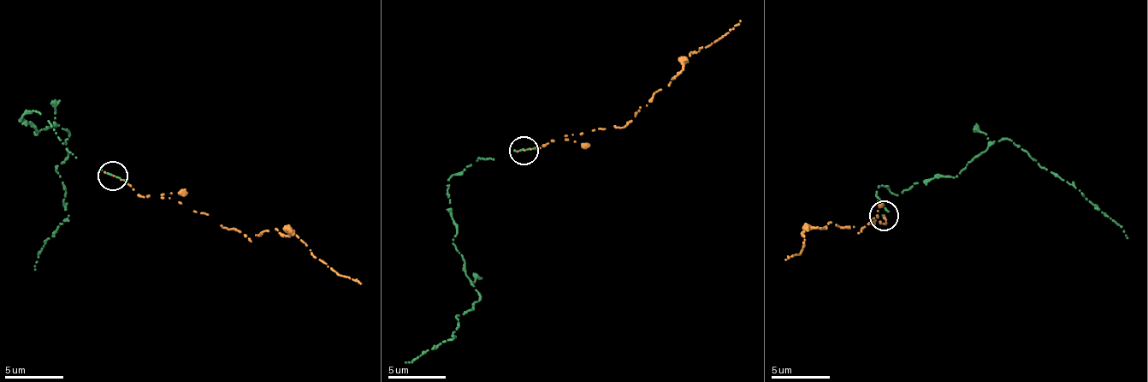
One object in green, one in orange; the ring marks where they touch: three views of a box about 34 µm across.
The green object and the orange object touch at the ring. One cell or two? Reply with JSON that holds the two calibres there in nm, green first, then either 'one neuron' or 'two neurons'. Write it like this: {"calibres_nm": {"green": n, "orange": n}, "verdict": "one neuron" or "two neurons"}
{"calibres_nm": {"green": 170, "orange": 140}, "verdict": "one neuron"}

